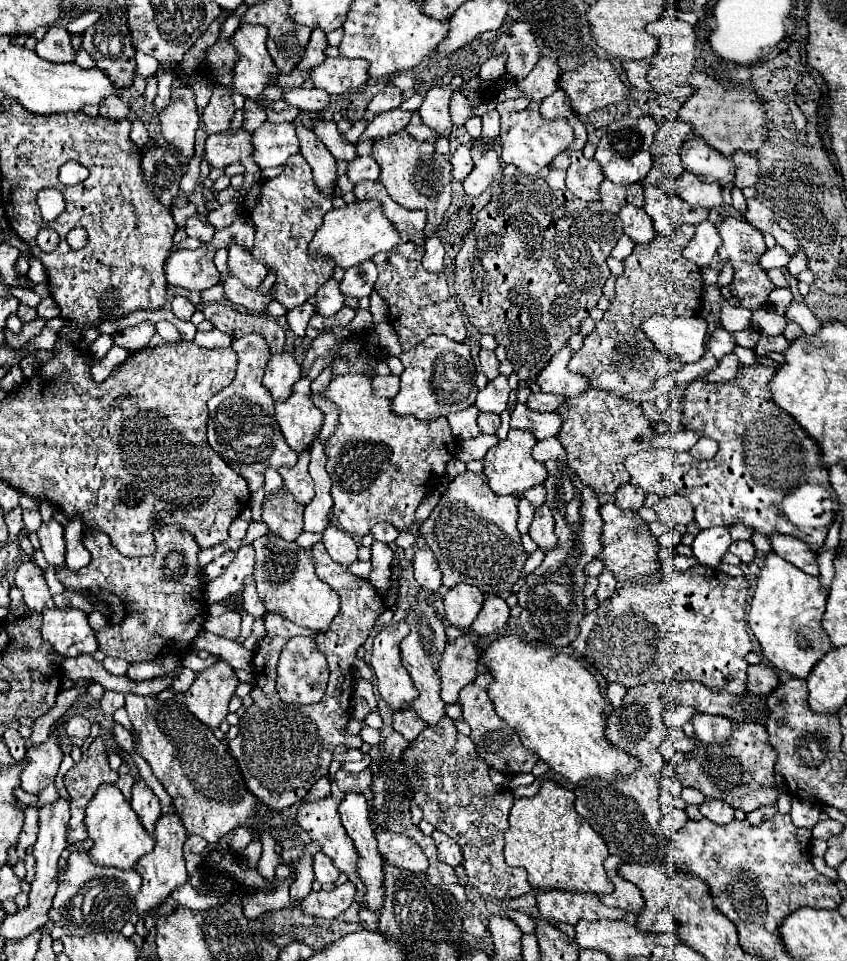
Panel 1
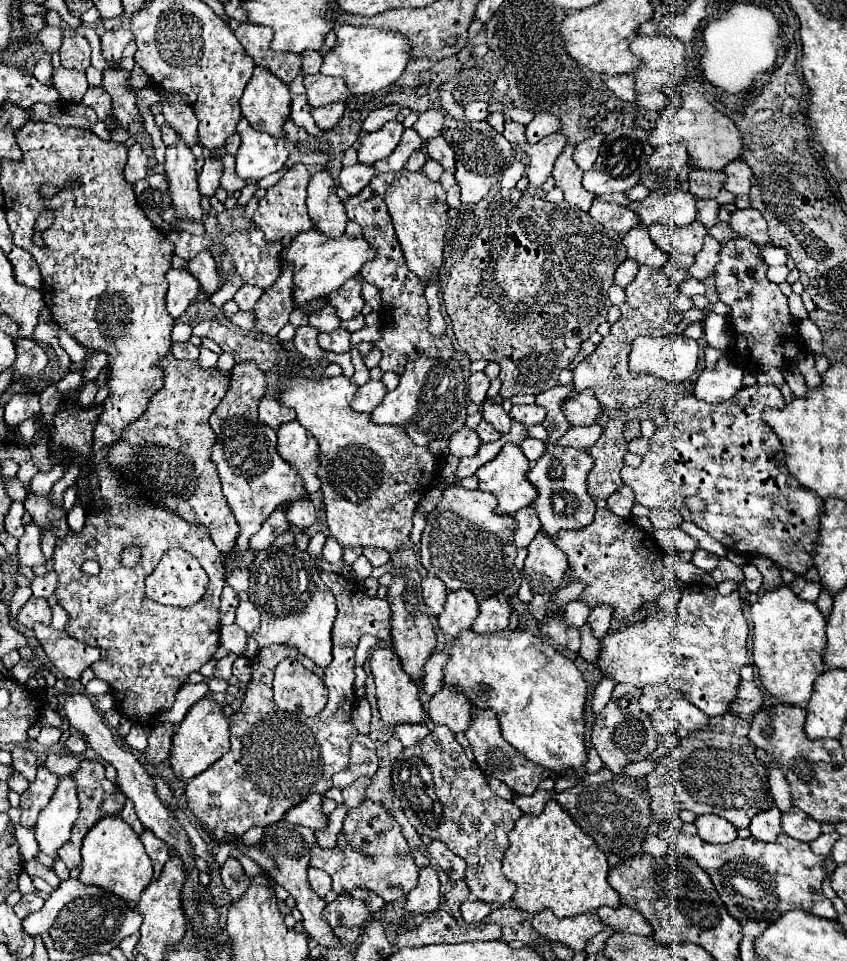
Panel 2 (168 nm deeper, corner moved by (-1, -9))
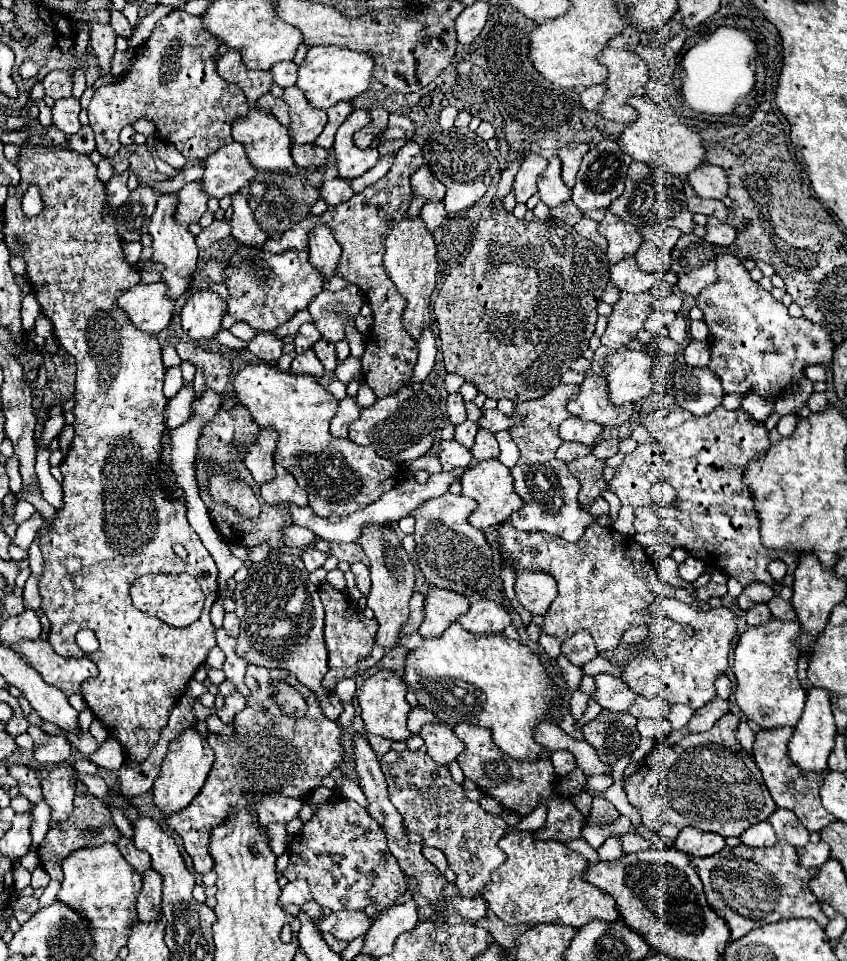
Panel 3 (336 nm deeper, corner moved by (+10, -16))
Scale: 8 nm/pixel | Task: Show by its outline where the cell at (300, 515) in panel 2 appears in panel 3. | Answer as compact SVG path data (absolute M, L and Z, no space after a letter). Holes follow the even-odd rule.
M291 524L289 528L285 528L285 536L283 536L283 540L285 540L285 544L289 546L289 548L307 548L309 544L313 544L315 542L315 536L313 536L313 532L309 532L307 528L301 528L301 526L297 526L297 524Z

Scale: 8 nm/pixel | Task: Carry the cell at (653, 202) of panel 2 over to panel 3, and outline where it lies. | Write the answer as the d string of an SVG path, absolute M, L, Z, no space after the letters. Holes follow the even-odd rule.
M611 212L605 214L605 218L597 226L599 234L607 240L607 258L611 264L621 262L627 256L635 256L635 248L641 246L641 234L631 224L625 224L619 220L619 216L613 216Z

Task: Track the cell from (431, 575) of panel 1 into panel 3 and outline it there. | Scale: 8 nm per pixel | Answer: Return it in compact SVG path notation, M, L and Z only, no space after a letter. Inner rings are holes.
M415 592L411 596L411 600L409 600L409 618L403 624L403 628L399 632L399 638L405 638L405 636L413 634L421 626L421 620L423 620L423 604L425 604L425 596Z

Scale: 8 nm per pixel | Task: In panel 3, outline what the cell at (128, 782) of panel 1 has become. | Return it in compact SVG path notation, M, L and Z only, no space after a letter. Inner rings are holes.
M125 836L119 840L117 848L121 848L121 854L125 856L125 860L129 860L129 864L131 864L131 866L141 874L141 876L143 876L143 872L145 872L145 870L149 870L149 868L151 868L149 854L139 852L139 850L133 846L133 842L131 842L131 840L127 840Z

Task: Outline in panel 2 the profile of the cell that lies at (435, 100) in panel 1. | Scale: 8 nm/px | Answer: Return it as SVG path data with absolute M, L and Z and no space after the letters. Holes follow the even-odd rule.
M440 131L436 137L428 139L428 155L432 159L436 159L444 169L454 169L454 151L448 143L448 139L444 137L444 131Z

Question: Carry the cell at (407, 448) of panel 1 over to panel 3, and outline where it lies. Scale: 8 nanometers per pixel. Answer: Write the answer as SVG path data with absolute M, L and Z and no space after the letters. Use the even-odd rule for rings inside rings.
M245 364L233 374L231 386L233 386L233 394L237 396L237 402L249 410L253 420L261 428L271 428L279 434L273 460L275 464L281 464L285 470L289 470L297 478L299 486L309 492L309 506L315 508L317 516L333 516L333 514L347 516L363 508L363 504L377 500L383 492L391 490L401 478L403 470L397 462L379 458L373 452L373 448L357 448L351 440L337 440L329 434L329 422L339 402L311 376L279 372L269 364Z

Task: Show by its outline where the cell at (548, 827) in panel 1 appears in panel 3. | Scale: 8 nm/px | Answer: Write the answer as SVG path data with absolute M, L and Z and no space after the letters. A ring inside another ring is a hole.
M517 832L503 836L499 848L507 854L507 860L493 870L491 882L483 888L481 896L505 924L565 924L581 928L595 918L605 922L619 918L615 900L583 882L583 872L589 862L565 844L553 840L535 842L531 832Z

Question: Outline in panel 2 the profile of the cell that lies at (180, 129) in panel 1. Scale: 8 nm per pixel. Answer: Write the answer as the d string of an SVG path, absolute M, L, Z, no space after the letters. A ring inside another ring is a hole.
M178 139L166 149L166 177L170 185L172 205L178 211L178 219L202 221L196 181L196 157L192 155L192 149L184 143L184 139Z

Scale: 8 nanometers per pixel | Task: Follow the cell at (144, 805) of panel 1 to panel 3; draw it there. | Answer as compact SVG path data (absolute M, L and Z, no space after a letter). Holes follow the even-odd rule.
M155 870L143 874L143 890L137 900L137 918L141 922L161 920L161 876Z

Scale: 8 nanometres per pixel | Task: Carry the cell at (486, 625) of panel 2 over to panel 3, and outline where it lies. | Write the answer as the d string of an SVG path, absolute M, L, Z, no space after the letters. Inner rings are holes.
M479 600L479 602L473 602L469 612L461 614L457 622L465 630L475 634L481 634L481 632L495 634L495 632L503 632L511 624L511 618L501 604L491 600Z

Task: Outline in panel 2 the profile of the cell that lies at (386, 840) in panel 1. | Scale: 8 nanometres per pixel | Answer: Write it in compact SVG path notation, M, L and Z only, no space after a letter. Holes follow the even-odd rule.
M366 799L360 807L350 809L344 819L344 831L348 837L346 849L320 849L314 845L310 859L310 867L320 867L332 877L332 889L338 895L350 893L352 889L370 889L384 901L394 901L416 887L418 867L410 847L400 825L380 805Z

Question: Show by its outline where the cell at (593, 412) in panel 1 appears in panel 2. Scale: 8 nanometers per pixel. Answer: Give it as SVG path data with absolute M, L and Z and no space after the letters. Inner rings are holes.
M610 419L602 429L600 439L588 449L594 459L594 467L588 475L588 493L594 499L608 499L614 491L622 487L620 469L624 467L624 455L628 453L628 443L624 439L626 423L622 419Z

